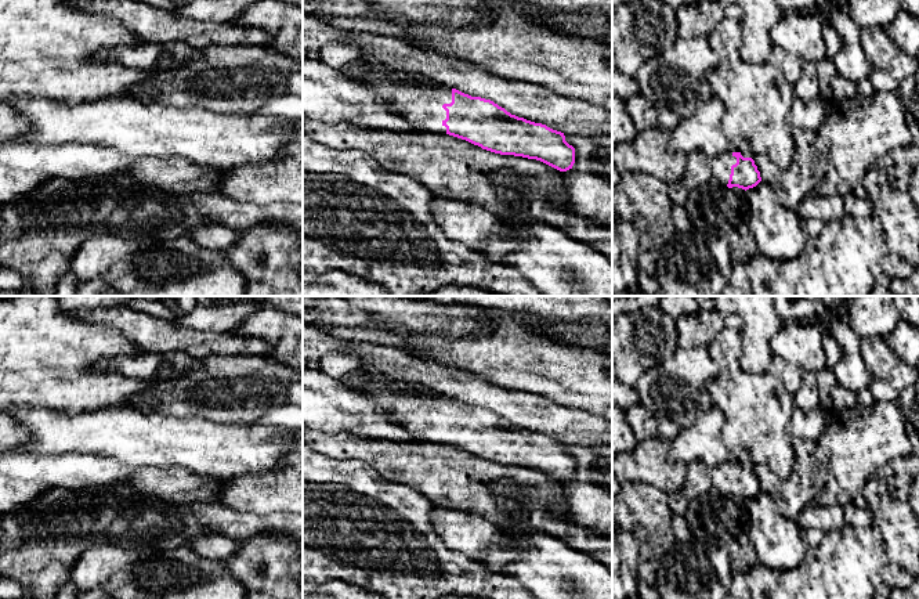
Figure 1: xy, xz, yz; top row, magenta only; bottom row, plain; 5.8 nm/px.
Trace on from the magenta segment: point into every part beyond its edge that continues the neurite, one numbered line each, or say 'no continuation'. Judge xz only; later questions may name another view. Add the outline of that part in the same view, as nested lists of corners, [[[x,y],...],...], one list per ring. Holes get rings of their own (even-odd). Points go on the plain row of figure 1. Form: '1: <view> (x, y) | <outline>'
1: xz (422, 415) | [[[362,378],[362,390],[375,405],[413,434],[417,441],[446,444],[444,414],[452,412],[452,398],[438,398],[398,390],[387,380]]]

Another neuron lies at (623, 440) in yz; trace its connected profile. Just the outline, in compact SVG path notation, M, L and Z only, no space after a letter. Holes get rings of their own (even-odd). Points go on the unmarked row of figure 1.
M612 405L612 455L630 452L638 444L633 429L629 425L626 412Z

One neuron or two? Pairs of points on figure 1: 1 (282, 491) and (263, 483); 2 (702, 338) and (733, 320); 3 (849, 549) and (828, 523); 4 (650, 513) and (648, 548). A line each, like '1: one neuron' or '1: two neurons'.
1: one neuron
2: one neuron
3: two neurons
4: one neuron

